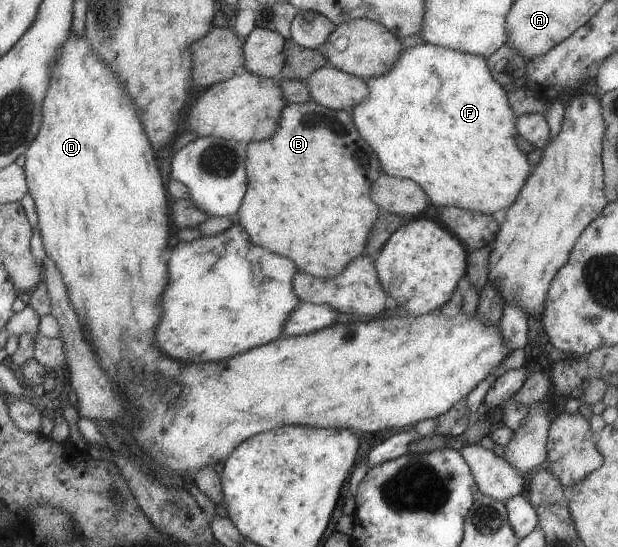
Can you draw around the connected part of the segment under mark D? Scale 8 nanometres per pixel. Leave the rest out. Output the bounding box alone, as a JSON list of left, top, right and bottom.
[24,35,509,480]

